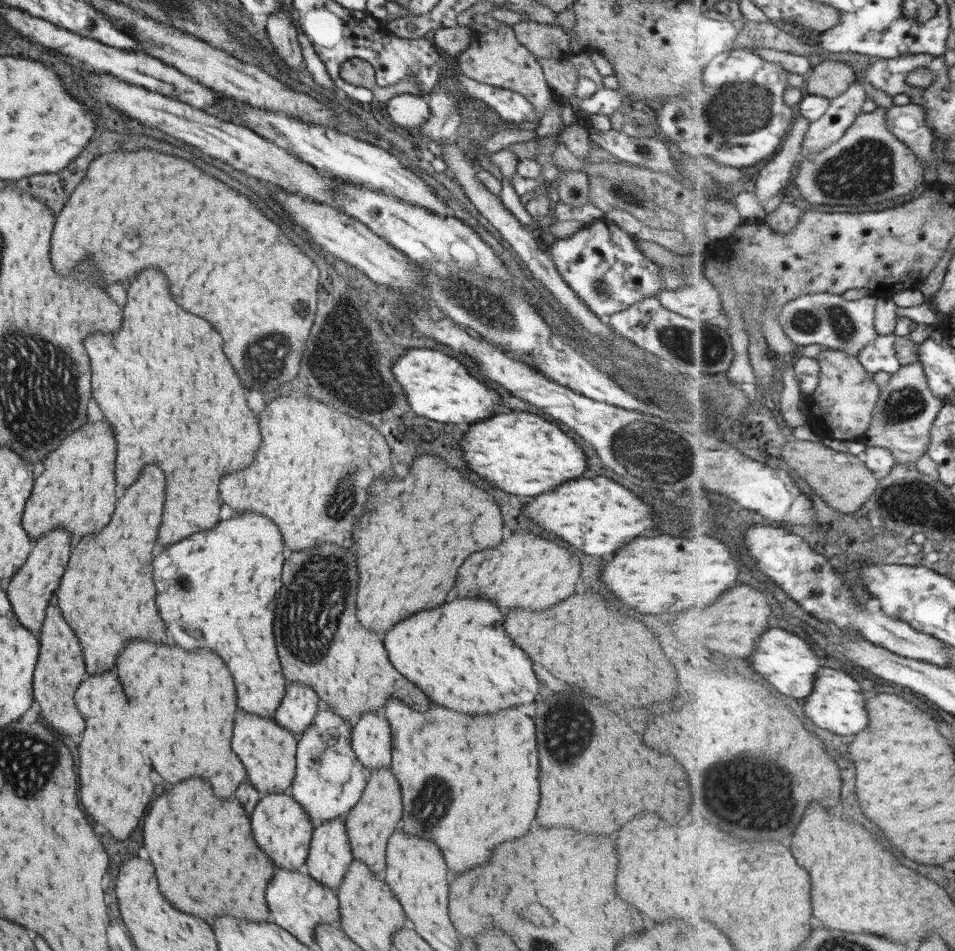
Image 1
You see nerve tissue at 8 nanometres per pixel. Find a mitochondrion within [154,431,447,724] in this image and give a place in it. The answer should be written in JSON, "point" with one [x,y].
{"point":[324,577]}

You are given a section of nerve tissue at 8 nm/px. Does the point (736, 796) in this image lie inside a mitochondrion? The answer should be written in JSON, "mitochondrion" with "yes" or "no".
{"mitochondrion":"yes"}

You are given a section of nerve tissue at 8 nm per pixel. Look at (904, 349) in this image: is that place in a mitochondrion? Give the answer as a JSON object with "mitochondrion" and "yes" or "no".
{"mitochondrion":"no"}

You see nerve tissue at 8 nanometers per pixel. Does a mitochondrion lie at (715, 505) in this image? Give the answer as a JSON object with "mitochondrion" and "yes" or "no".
{"mitochondrion":"no"}

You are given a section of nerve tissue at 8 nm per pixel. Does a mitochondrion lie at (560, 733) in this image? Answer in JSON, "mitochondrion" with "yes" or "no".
{"mitochondrion":"yes"}

